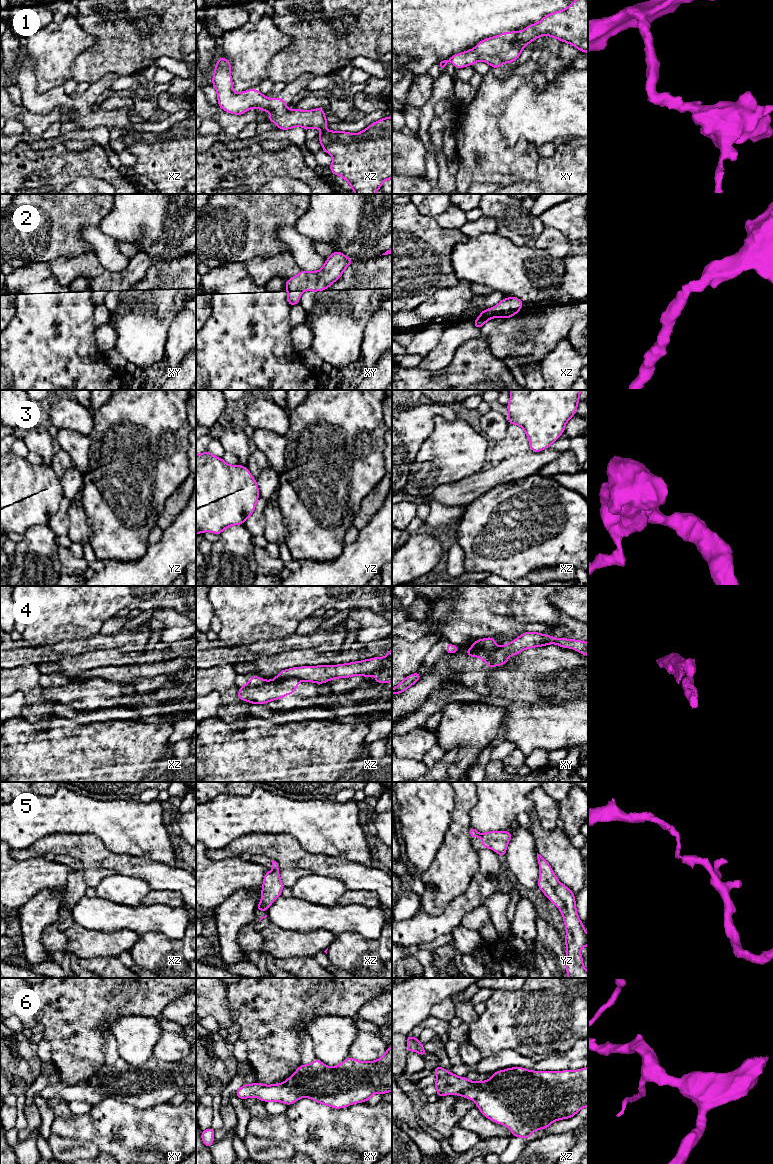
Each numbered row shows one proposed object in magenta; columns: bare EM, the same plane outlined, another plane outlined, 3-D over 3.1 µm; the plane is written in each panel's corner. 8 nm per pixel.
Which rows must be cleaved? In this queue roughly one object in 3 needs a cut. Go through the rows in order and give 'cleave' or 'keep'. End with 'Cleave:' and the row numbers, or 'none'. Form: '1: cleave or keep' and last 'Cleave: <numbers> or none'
1: keep
2: keep
3: keep
4: cleave
5: keep
6: keep
Cleave: 4

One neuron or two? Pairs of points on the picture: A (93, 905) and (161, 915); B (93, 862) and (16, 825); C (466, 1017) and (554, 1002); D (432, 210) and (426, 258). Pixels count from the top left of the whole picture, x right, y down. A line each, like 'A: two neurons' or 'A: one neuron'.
A: one neuron
B: two neurons
C: two neurons
D: two neurons

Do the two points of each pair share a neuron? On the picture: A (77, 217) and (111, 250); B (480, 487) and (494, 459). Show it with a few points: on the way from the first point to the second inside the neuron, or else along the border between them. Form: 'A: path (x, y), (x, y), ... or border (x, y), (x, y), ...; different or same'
A: border (87, 225), (83, 229), (82, 236), (93, 249); different
B: border (511, 456), (502, 459), (493, 466), (488, 466); different

